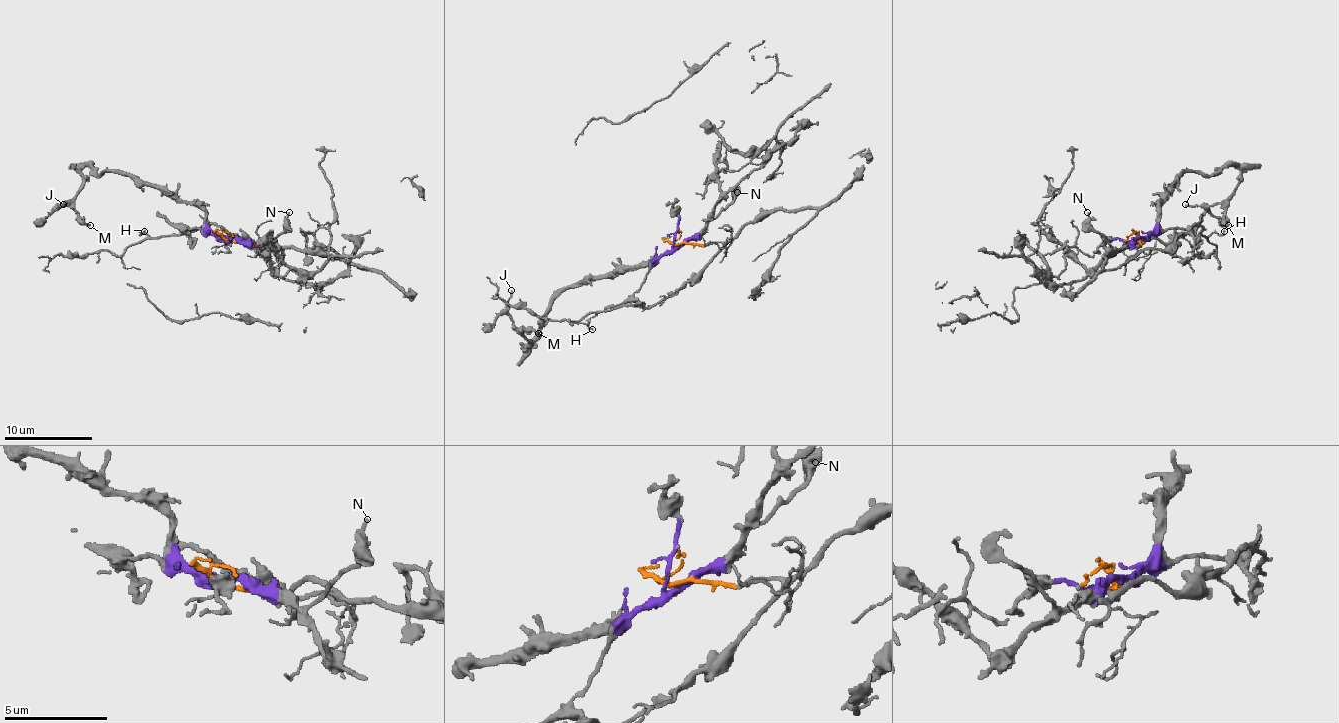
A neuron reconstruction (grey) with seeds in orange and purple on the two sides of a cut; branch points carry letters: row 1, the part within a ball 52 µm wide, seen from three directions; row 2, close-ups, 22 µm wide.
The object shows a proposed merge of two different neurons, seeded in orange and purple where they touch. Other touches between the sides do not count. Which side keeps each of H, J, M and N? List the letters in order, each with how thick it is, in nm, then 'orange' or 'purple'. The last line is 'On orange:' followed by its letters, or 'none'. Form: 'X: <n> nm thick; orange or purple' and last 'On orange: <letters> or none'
H: 160 nm thick; orange
J: 140 nm thick; purple
M: 220 nm thick; purple
N: 120 nm thick; purple
On orange: H

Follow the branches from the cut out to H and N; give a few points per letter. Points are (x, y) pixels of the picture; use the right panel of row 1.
H: (1141, 241), (1167, 243), (1193, 224), (1206, 237), (1222, 235), (1224, 230)
N: (1141, 241), (1134, 239), (1114, 250), (1095, 230), (1088, 213)

